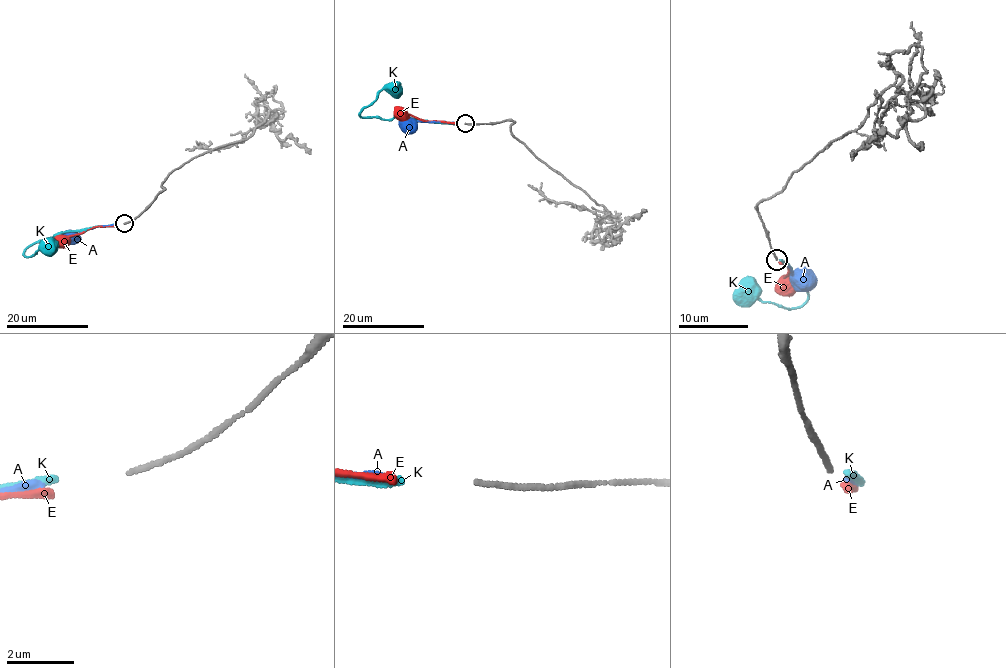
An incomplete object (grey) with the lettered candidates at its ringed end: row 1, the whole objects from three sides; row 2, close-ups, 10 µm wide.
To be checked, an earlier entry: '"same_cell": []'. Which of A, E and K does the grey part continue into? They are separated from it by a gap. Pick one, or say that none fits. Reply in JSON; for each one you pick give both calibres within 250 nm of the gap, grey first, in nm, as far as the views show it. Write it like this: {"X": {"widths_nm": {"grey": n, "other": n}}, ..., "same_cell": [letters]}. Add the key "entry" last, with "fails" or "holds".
{"E": {"widths_nm": {"grey": 140, "other": 240}}, "same_cell": ["E"], "entry": "fails"}

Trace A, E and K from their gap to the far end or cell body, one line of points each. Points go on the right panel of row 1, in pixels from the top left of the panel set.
A: (781, 262), (786, 262), (793, 274), (800, 277)
E: (780, 262), (785, 262), (790, 268), (785, 277), (790, 287), (783, 291)
K: (780, 260), (804, 281), (806, 301), (796, 308), (784, 308), (763, 302), (745, 288)

